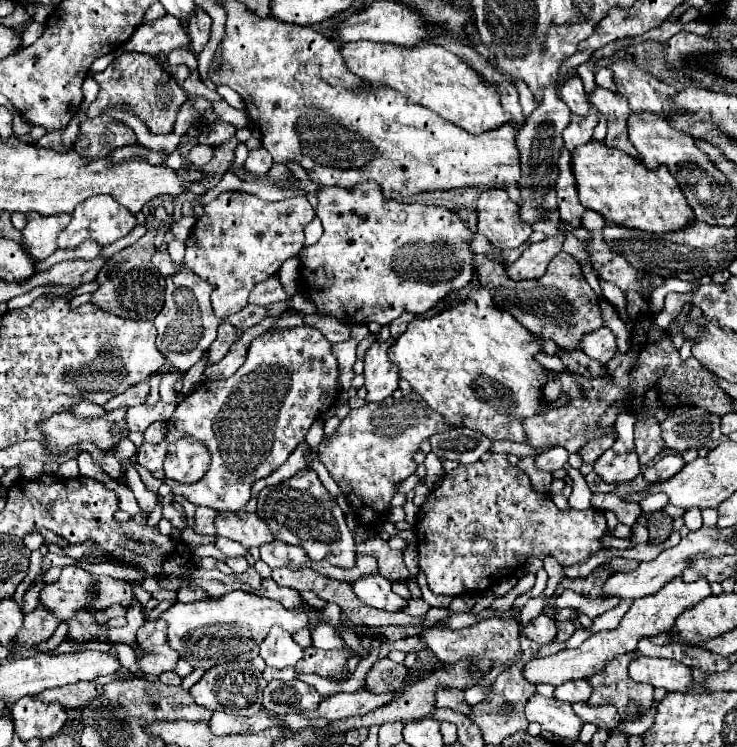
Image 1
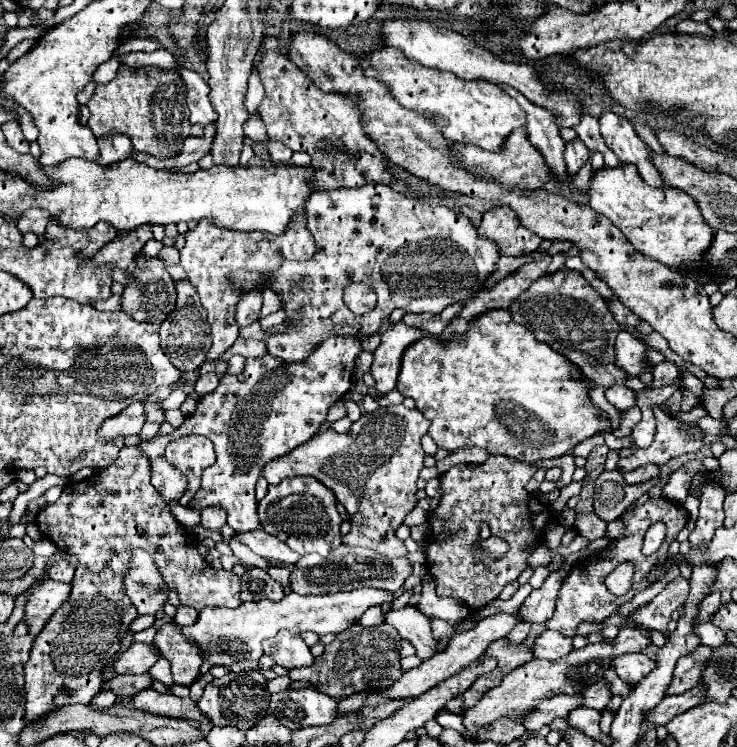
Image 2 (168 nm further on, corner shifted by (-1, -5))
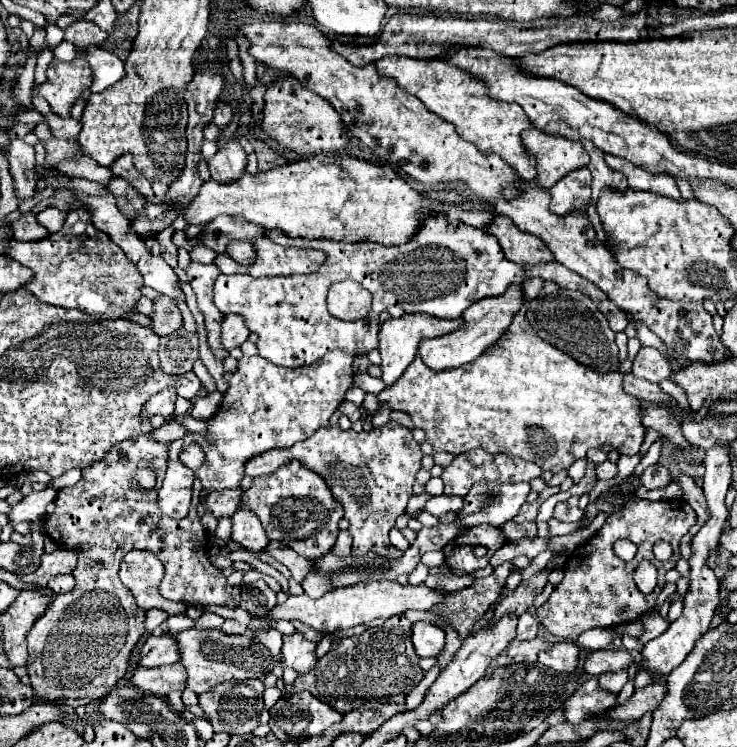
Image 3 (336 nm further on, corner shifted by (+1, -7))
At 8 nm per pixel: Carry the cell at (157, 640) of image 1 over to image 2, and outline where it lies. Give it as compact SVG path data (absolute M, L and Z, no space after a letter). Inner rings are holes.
M166 622L154 636L154 648L172 664L172 678L176 684L190 686L200 676L200 650L194 642L180 634L174 622Z

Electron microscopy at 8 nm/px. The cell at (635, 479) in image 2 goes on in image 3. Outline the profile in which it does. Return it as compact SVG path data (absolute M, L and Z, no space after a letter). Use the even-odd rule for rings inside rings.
M654 464L650 468L644 470L642 474L642 484L648 488L648 490L654 490L654 488L666 488L674 478L670 476L670 472L662 466L662 464Z

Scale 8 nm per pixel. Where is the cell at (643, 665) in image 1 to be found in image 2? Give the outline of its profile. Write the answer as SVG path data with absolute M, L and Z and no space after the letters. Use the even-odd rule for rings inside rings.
M622 654L612 660L612 666L624 682L636 684L640 678L644 678L644 674L648 674L648 670L652 670L652 666L656 666L656 662L646 654Z

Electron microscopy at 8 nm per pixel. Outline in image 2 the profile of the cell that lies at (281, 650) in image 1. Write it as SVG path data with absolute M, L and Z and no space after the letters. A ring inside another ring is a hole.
M280 630L280 634L264 640L264 654L272 656L278 666L284 666L288 670L310 666L314 656L310 654L310 648L302 642L300 636L288 634L288 630Z

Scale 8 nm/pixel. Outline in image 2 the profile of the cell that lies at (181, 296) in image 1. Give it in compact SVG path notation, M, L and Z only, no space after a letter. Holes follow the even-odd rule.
M174 280L178 298L176 308L168 318L160 324L160 346L164 354L170 358L170 362L180 372L194 372L200 368L200 364L206 360L206 354L212 346L212 334L208 330L208 310L204 310L200 296L196 294L196 288L190 280Z

